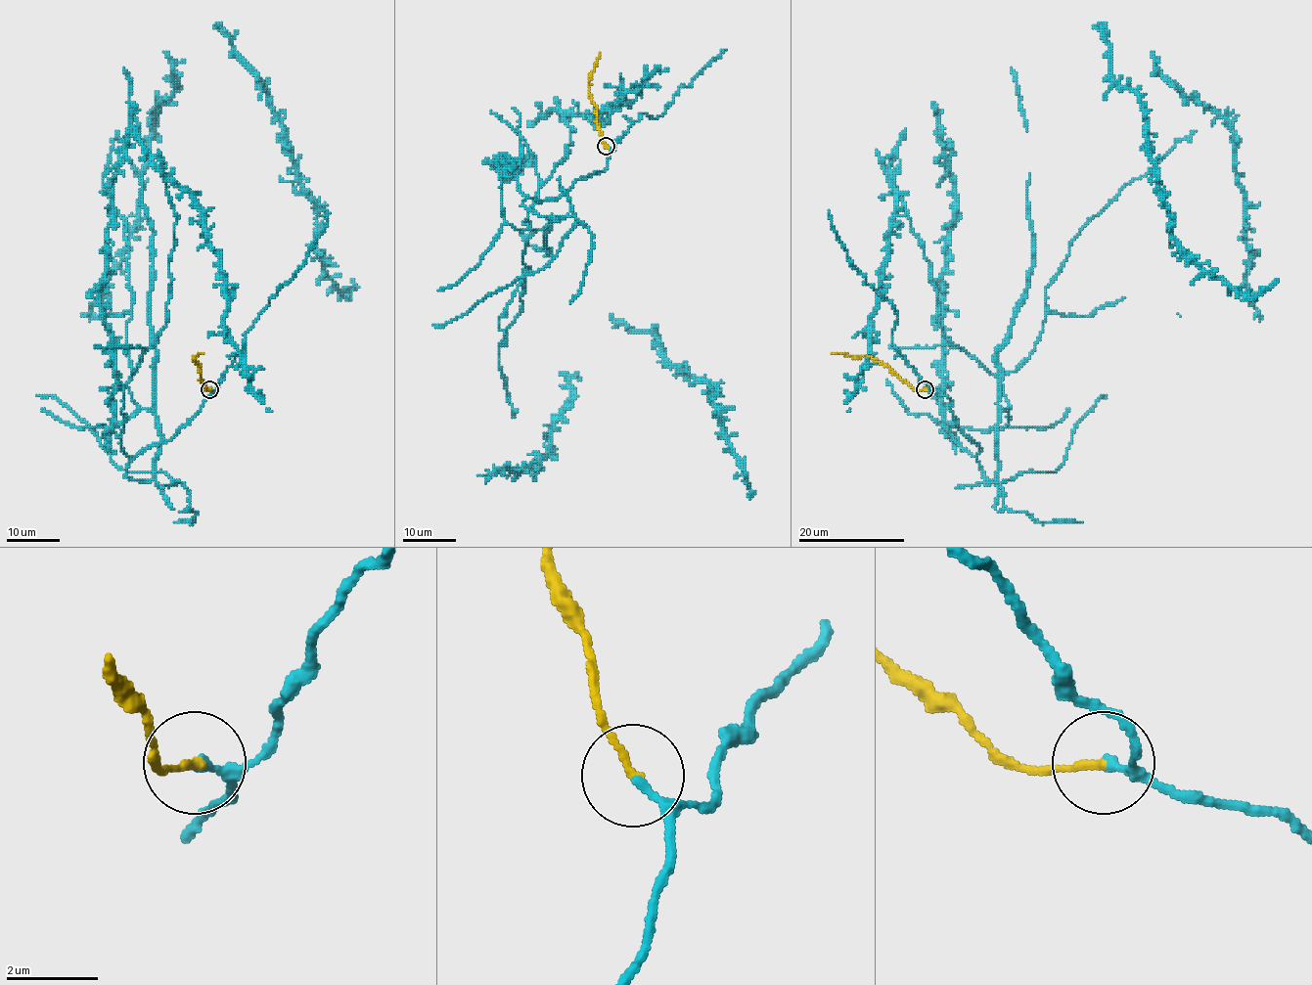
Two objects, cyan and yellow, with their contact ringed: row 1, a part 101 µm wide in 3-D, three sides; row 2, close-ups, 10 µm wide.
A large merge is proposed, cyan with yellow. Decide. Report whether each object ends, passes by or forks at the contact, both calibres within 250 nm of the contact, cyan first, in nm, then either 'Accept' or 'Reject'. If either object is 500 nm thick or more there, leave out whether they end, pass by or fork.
At the ring cyan ends. At the ring yellow ends. Thickness 180 nm (cyan) against 190 nm. Accept

